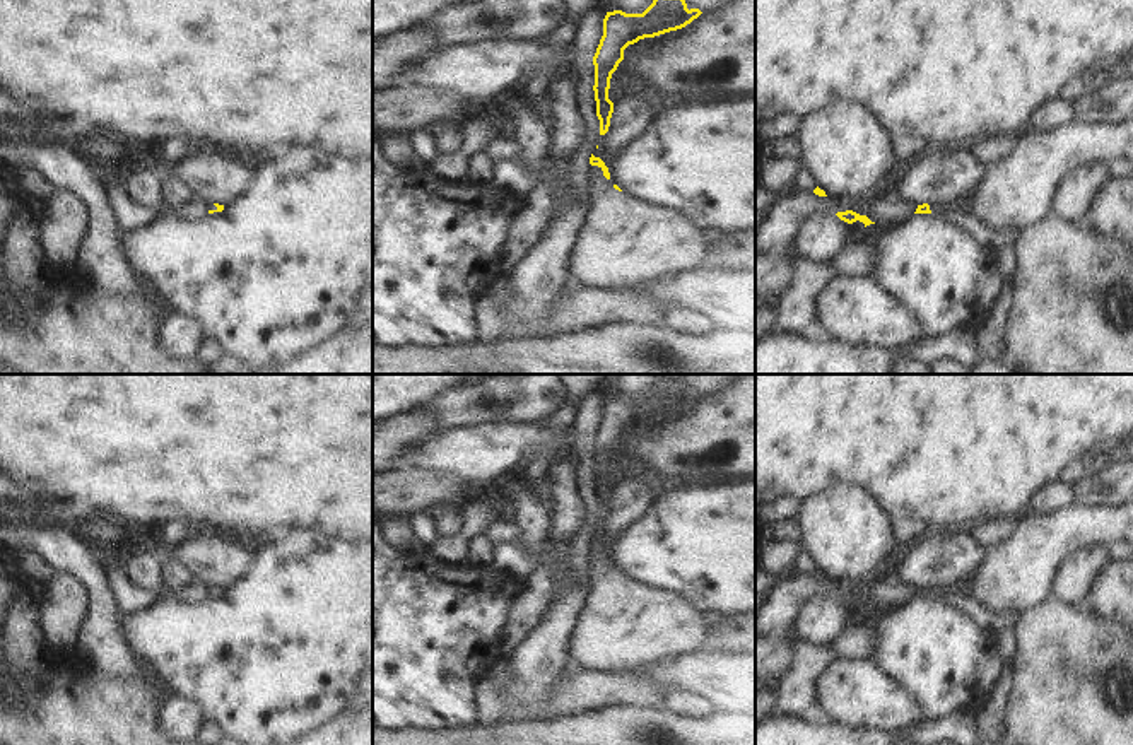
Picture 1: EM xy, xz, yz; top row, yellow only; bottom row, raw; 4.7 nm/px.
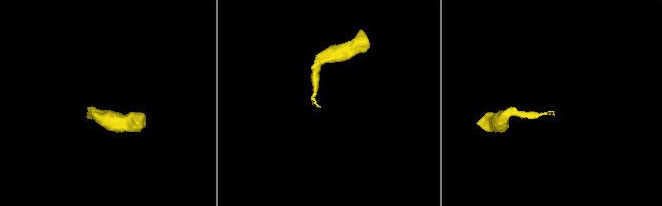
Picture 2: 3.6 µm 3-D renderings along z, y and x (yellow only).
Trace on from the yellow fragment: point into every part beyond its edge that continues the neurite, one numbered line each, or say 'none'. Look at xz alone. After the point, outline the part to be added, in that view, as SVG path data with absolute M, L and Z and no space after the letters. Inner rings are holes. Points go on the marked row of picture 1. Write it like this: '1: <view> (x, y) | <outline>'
1: xz (622, 241) | M591 166L586 217L569 255L569 270L583 289L631 289L666 273L701 268L706 255L702 227L680 210L665 210L613 188L602 167Z

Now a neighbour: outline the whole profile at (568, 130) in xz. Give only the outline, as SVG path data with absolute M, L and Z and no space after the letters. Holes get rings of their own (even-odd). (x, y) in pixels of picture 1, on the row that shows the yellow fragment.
M571 75L547 77L542 80L545 99L552 109L549 154L555 166L547 174L552 185L564 171L566 162L571 159L584 135L583 121L576 113L574 85L576 80Z

